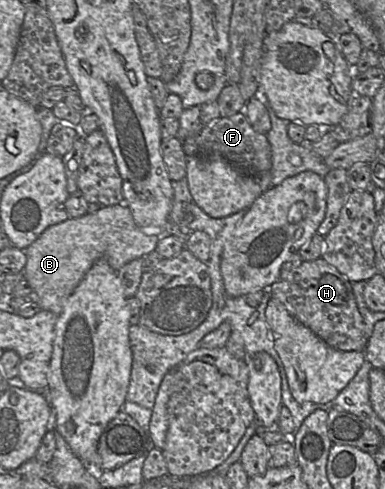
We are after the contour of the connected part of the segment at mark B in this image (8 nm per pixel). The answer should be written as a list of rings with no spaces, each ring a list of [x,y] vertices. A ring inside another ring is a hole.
[[[127,205],[102,207],[96,213],[69,218],[46,228],[24,250],[27,262],[23,274],[37,296],[41,309],[60,315],[66,299],[97,260],[105,259],[118,271],[126,263],[155,251],[158,242],[157,235],[142,232]]]

